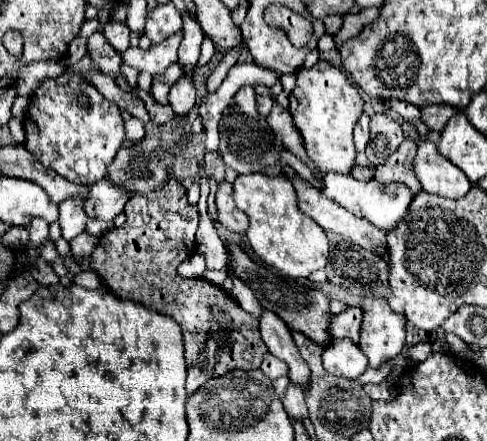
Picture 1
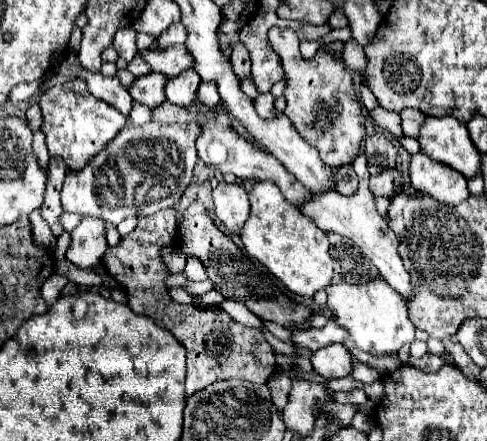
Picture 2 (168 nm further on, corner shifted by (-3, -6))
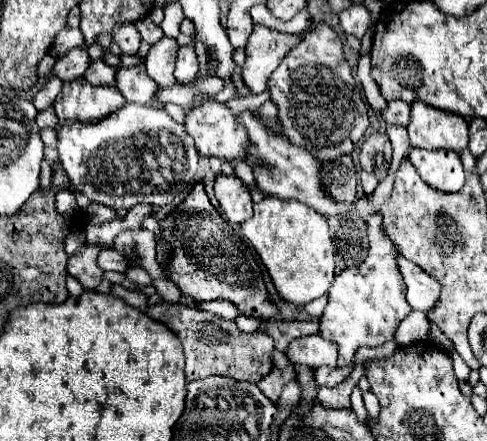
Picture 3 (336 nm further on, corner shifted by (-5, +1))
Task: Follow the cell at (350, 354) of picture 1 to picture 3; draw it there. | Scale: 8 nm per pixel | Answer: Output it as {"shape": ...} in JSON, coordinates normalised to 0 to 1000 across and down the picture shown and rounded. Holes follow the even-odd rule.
{"shape":[[[634,760],[606,769],[593,782],[589,810],[598,823],[618,823],[639,837],[651,837],[659,828],[692,832],[692,796],[696,796],[692,778],[671,773],[659,760]]]}

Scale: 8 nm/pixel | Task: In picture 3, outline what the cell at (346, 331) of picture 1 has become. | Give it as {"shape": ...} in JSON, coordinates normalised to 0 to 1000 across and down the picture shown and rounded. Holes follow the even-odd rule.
{"shape":[[[639,723],[639,728],[556,728],[552,737],[540,737],[536,746],[548,751],[561,764],[565,787],[585,800],[589,782],[602,769],[651,760],[655,755],[655,723]]]}

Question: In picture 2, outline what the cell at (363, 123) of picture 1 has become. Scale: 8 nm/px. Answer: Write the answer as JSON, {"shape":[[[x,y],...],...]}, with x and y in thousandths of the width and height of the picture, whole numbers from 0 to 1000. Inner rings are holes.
{"shape":[[[737,349],[725,367],[725,381],[729,381],[729,395],[737,399],[737,431],[725,440],[725,444],[700,444],[700,440],[684,440],[684,435],[651,435],[651,440],[639,440],[639,449],[614,467],[614,476],[639,494],[663,526],[688,526],[688,531],[700,531],[700,535],[713,535],[717,544],[725,544],[741,571],[778,608],[782,626],[832,676],[848,676],[848,644],[844,644],[844,630],[840,630],[840,617],[832,612],[828,594],[823,594],[823,580],[815,571],[815,558],[819,558],[819,544],[815,535],[807,531],[807,522],[795,512],[795,499],[782,494],[774,485],[774,472],[770,472],[770,444],[758,435],[754,417],[758,417],[758,385],[754,385],[754,363],[745,349]]]}

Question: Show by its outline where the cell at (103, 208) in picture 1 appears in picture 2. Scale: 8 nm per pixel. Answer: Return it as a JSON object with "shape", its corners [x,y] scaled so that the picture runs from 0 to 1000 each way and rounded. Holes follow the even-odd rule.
{"shape":[[[175,490],[170,503],[146,526],[150,544],[138,567],[138,590],[158,608],[187,608],[207,594],[216,571],[224,567],[216,544],[216,512],[203,494]]]}

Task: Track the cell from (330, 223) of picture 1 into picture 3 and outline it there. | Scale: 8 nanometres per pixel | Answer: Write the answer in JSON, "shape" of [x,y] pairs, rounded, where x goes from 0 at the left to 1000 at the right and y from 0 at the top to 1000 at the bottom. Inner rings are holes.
{"shape":[[[425,224],[409,243],[396,243],[392,252],[384,252],[380,297],[396,311],[400,333],[405,333],[405,342],[413,351],[446,356],[446,361],[454,361],[462,370],[495,365],[495,370],[515,374],[507,365],[507,297],[499,293],[499,283],[487,279],[483,256],[466,238],[458,238],[458,234],[441,229],[441,224]]]}

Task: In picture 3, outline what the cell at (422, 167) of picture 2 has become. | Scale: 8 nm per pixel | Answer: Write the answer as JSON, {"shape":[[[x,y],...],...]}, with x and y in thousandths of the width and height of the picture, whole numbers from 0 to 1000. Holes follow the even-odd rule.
{"shape":[[[844,338],[836,361],[852,374],[864,406],[889,429],[901,429],[910,438],[938,438],[955,420],[955,392],[951,392],[947,361],[930,342]]]}

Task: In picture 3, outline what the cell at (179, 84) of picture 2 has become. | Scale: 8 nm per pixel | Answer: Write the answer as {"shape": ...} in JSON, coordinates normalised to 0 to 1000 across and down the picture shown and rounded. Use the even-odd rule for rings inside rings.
{"shape":[[[372,107],[363,120],[363,152],[359,152],[359,179],[372,193],[392,193],[400,170],[409,161],[409,138],[396,107]]]}

